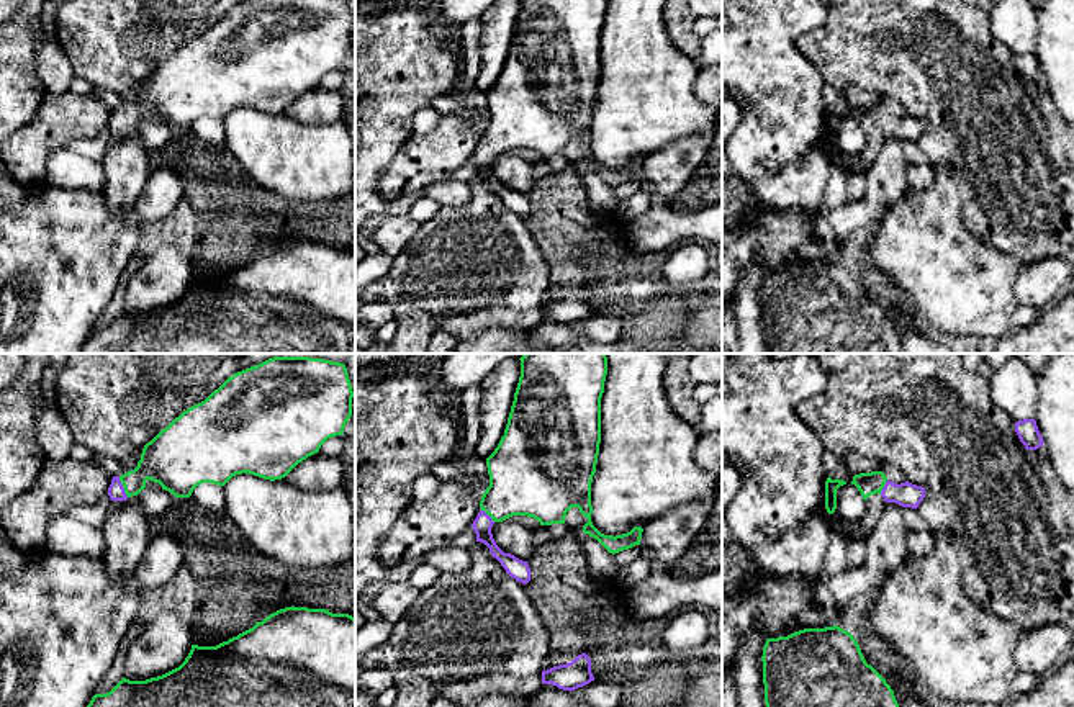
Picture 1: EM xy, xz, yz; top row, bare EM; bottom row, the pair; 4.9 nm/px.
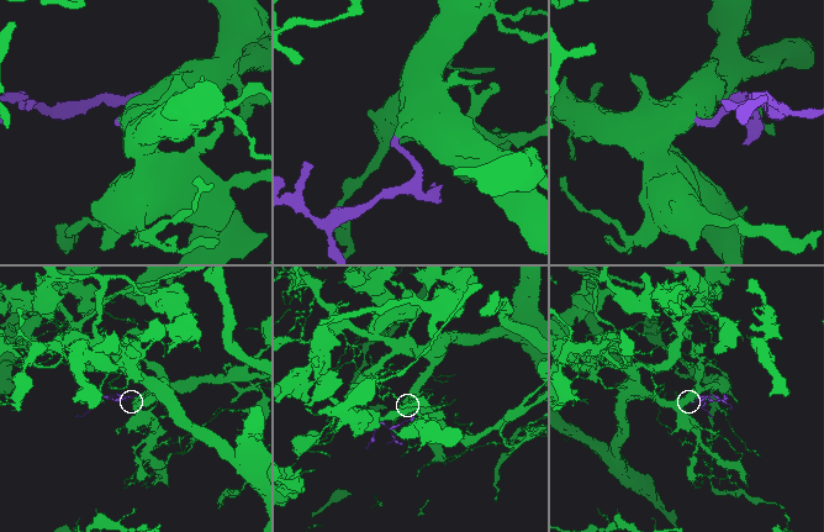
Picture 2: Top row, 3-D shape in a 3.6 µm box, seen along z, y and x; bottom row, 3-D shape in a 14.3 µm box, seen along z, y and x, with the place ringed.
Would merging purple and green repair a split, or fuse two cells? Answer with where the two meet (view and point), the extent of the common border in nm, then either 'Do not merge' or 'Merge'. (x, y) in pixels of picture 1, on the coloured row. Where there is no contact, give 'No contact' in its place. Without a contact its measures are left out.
Touches purple at xy (121, 486). Shared border 120 nm. Merge

